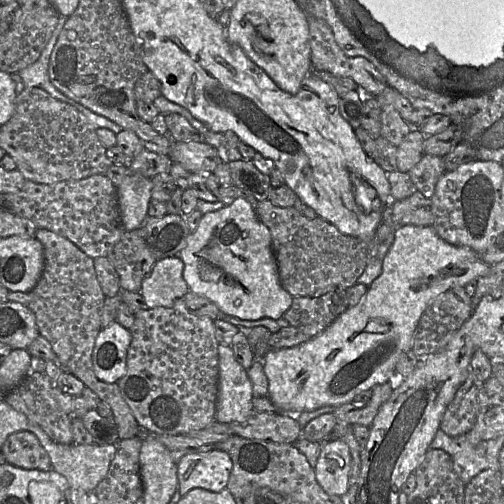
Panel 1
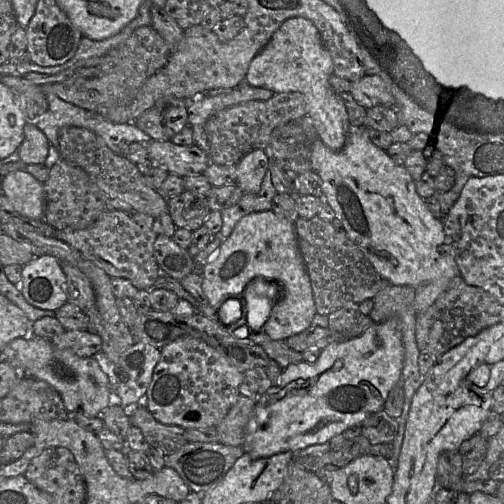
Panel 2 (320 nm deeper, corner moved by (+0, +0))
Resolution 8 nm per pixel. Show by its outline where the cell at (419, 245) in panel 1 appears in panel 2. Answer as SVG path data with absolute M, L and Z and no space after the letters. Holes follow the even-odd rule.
M388 320L380 323L374 323L357 337L345 338L327 345L321 350L318 359L313 363L308 363L303 360L296 364L290 364L283 369L277 383L271 386L260 401L257 402L254 413L247 427L247 434L245 436L243 446L245 452L255 459L267 458L282 452L296 452L311 445L328 443L331 438L335 435L342 434L347 428L363 425L374 413L383 409L391 389L401 380L403 361L404 345L400 331L393 321Z

